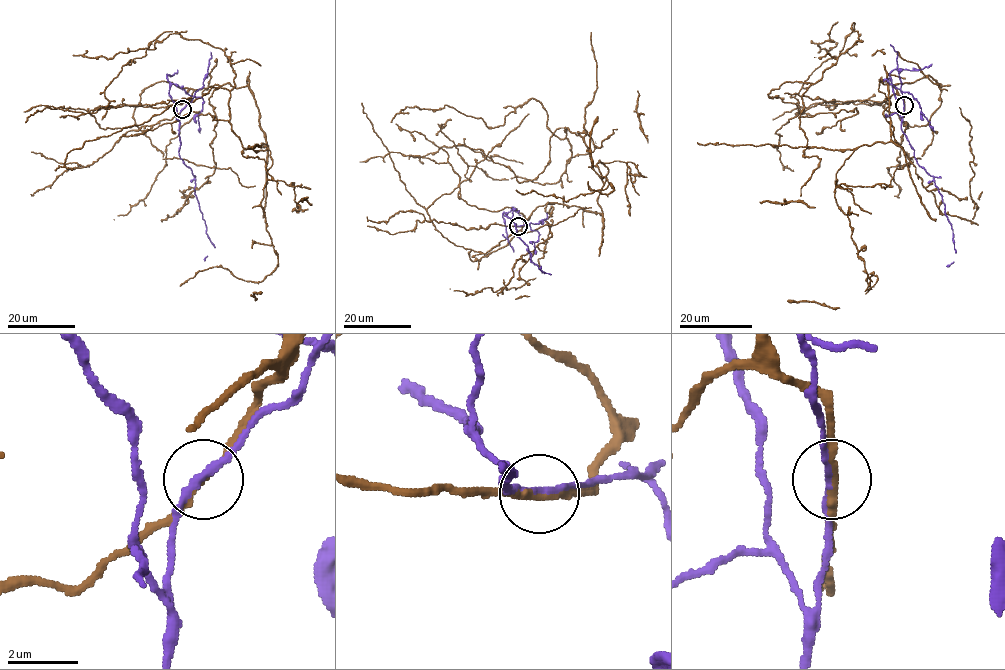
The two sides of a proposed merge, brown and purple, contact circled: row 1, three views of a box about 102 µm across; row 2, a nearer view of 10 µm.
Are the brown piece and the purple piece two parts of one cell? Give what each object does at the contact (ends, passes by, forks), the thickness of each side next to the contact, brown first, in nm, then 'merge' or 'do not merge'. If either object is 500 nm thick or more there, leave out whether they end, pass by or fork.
brown passes by; purple passes by; 180 nm thick on the brown side, 200 nm on the other; do not merge

